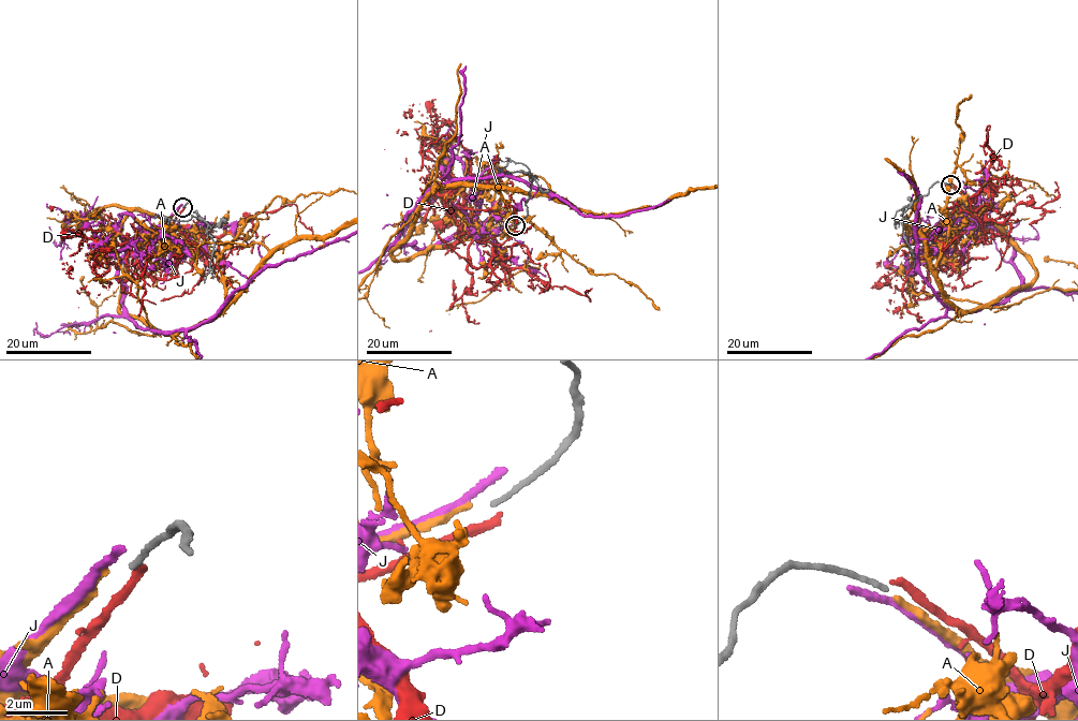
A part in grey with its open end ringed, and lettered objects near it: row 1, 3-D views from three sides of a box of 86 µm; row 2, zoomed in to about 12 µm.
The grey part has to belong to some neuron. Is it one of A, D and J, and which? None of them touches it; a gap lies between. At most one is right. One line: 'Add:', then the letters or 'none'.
Add: none

